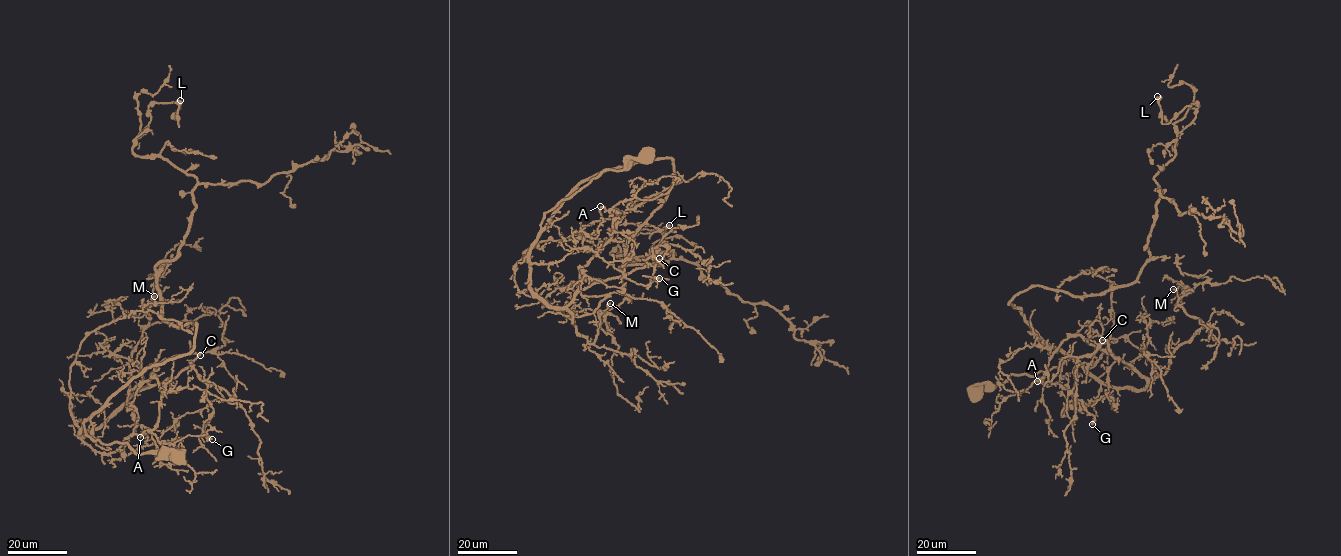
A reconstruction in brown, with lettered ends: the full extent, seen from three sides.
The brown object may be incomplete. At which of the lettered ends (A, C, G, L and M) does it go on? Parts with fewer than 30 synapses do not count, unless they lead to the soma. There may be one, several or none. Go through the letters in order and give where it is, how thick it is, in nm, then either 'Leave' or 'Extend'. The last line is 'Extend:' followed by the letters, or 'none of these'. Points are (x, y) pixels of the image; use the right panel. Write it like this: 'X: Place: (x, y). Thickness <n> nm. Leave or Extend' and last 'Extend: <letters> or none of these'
A: Place: (1037, 381). Thickness 140 nm. Extend
C: Place: (1102, 340). Thickness 190 nm. Extend
G: Place: (1092, 424). Thickness 400 nm. Leave
L: Place: (1157, 96). Thickness 550 nm. Leave
M: Place: (1173, 289). Thickness 130 nm. Leave
Extend: A, C

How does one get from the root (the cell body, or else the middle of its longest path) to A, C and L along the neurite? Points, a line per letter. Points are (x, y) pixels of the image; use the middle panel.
A: (645, 154), (603, 171), (545, 214), (529, 289), (551, 307), (572, 299), (580, 270), (624, 216), (600, 206)
C: (645, 154), (620, 171), (603, 171), (545, 214), (530, 254), (529, 289), (561, 307), (582, 289), (659, 258)
L: (645, 154), (541, 227), (586, 180), (668, 157), (619, 271), (667, 263), (610, 254), (658, 256), (669, 225)

